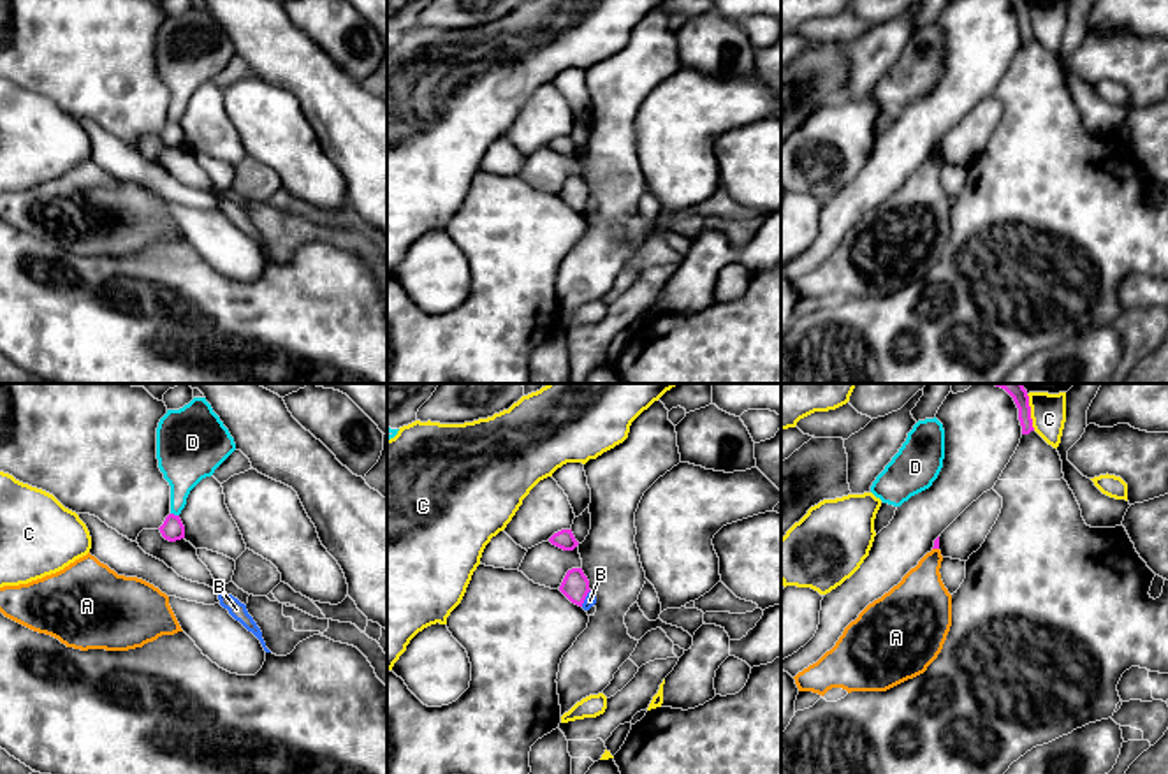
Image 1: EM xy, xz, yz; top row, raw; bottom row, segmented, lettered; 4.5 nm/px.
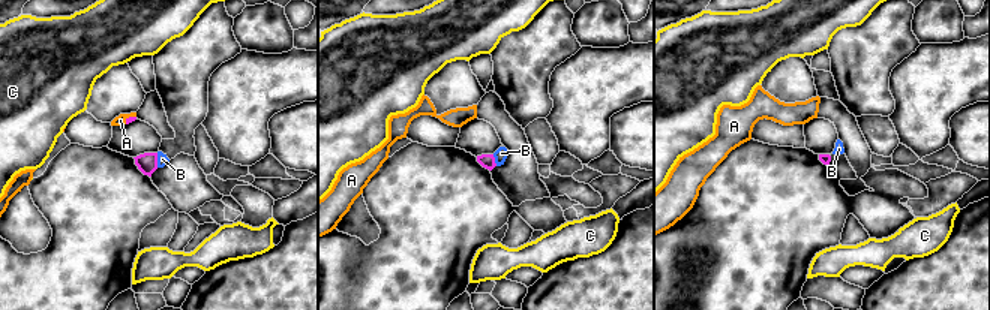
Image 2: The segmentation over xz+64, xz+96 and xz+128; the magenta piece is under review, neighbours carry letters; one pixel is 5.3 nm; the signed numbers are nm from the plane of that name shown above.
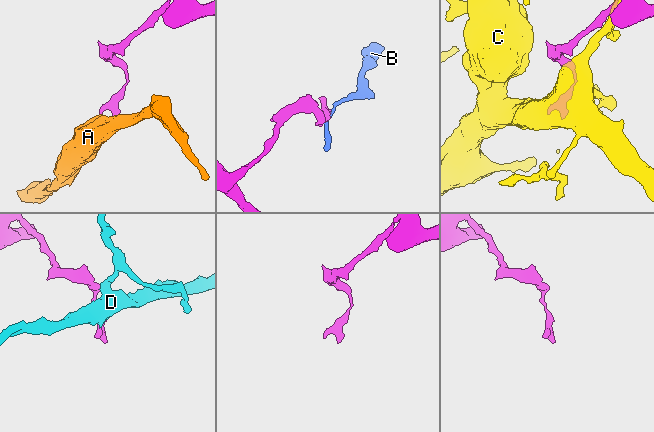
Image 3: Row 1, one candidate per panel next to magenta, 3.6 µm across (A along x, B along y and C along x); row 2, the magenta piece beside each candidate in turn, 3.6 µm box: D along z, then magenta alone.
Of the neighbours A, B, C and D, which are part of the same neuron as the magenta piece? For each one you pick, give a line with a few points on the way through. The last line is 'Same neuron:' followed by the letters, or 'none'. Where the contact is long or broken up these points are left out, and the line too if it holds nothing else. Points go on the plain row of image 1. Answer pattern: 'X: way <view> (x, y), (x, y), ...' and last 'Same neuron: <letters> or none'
Same neuron: none

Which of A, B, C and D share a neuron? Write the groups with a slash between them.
A / B / C / D

